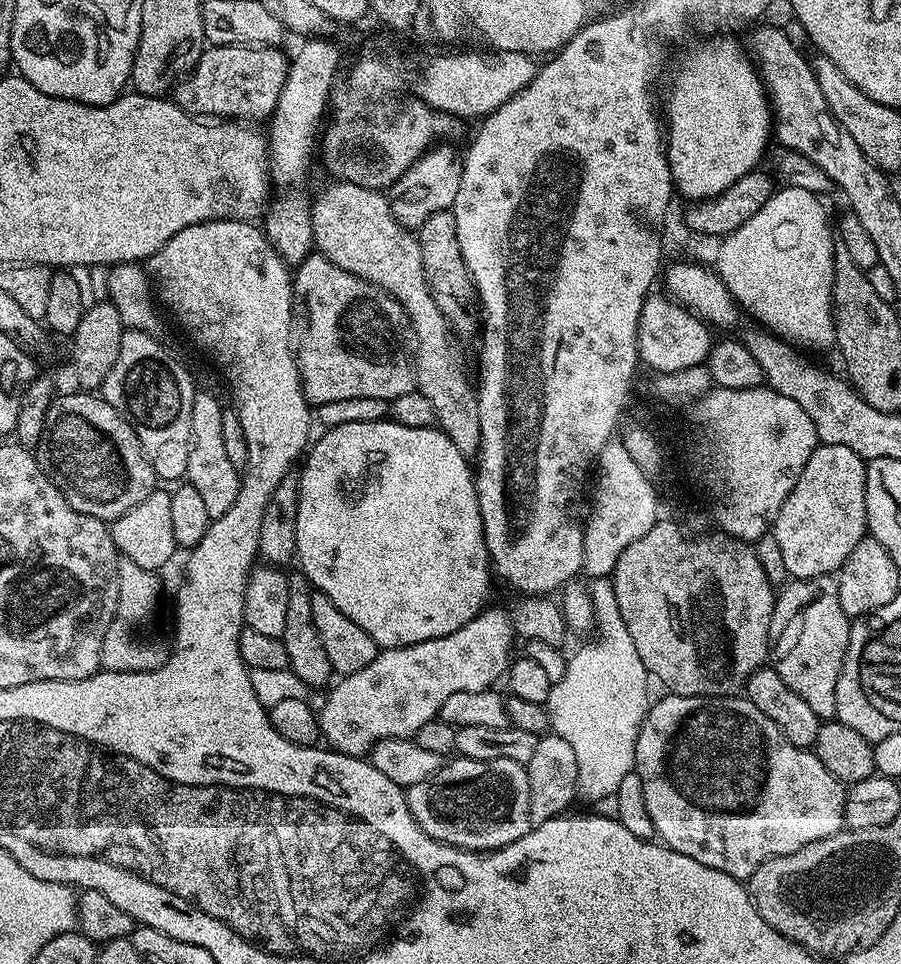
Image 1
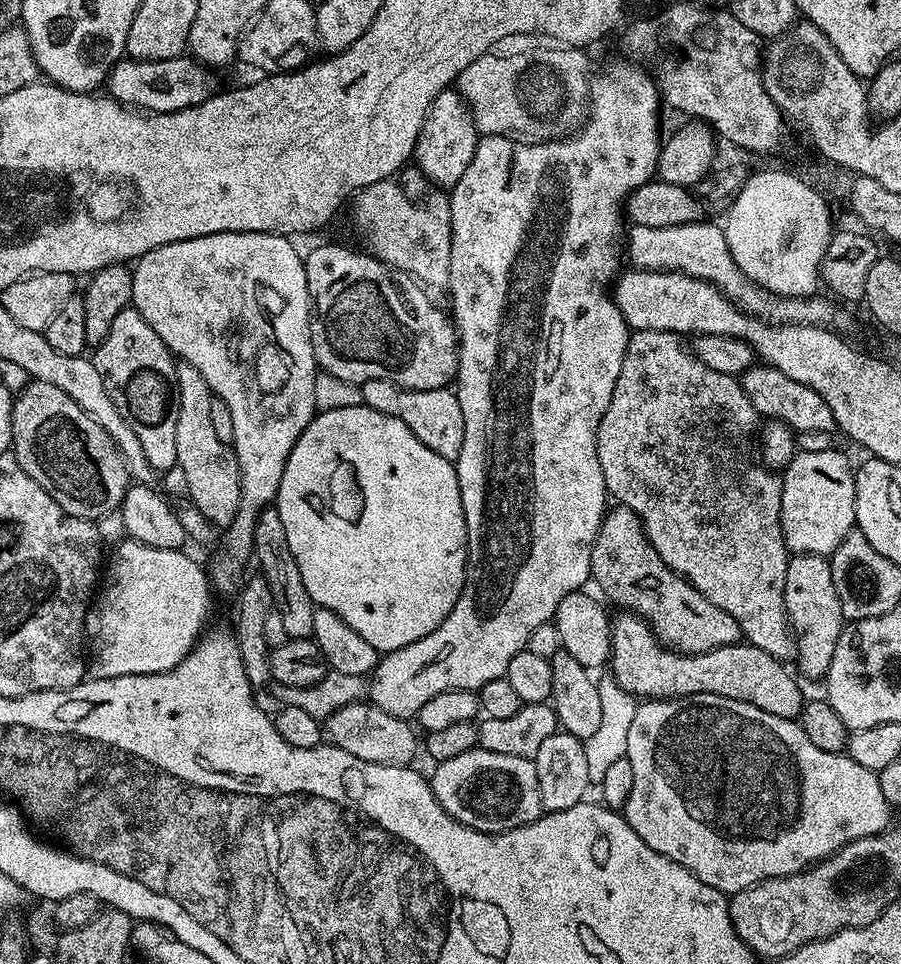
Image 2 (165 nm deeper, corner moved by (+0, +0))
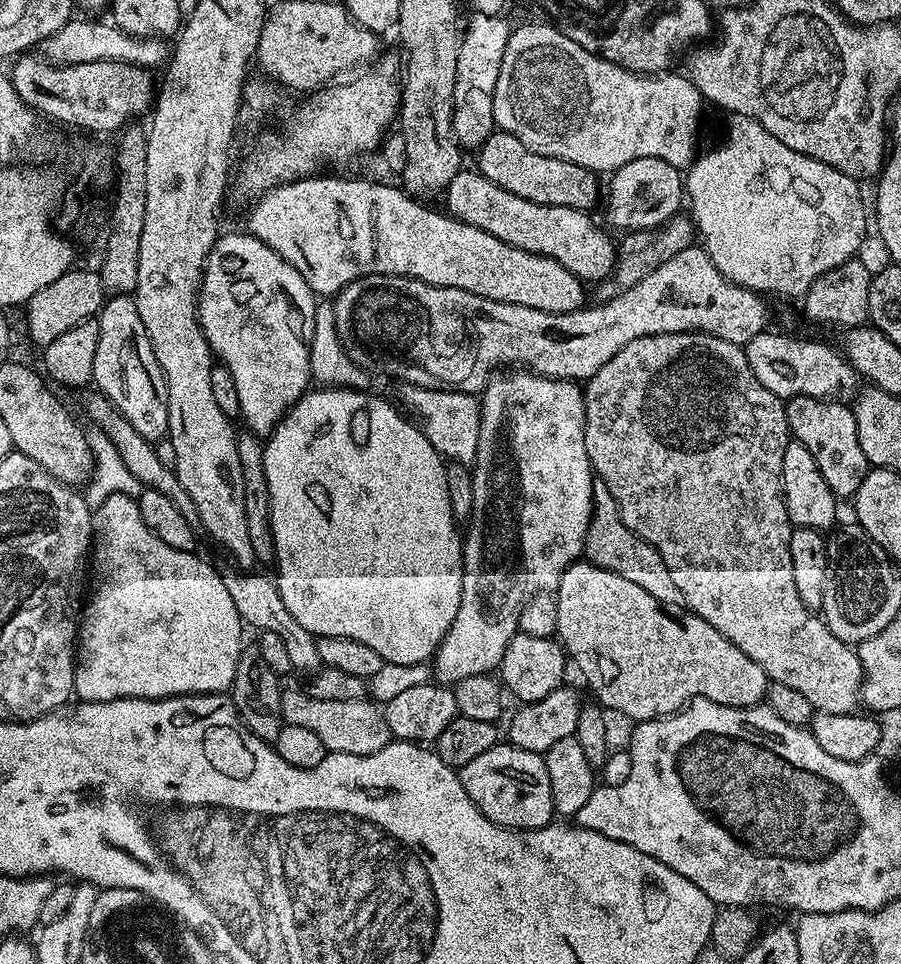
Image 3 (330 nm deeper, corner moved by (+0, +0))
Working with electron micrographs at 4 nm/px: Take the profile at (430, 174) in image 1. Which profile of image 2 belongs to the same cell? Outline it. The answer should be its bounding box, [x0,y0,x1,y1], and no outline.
[414,90,477,190]

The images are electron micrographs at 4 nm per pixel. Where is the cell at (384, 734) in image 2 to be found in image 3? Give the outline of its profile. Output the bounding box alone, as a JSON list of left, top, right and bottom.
[282,687,393,756]

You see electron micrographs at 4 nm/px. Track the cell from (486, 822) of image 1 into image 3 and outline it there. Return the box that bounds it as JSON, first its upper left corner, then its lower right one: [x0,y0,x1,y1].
[459,742,553,830]

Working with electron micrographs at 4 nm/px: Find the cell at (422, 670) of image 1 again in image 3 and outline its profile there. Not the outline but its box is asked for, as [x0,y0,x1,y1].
[434,370,594,686]

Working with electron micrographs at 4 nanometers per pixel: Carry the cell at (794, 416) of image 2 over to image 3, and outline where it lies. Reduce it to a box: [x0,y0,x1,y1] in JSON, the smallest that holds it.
[784,396,870,498]

